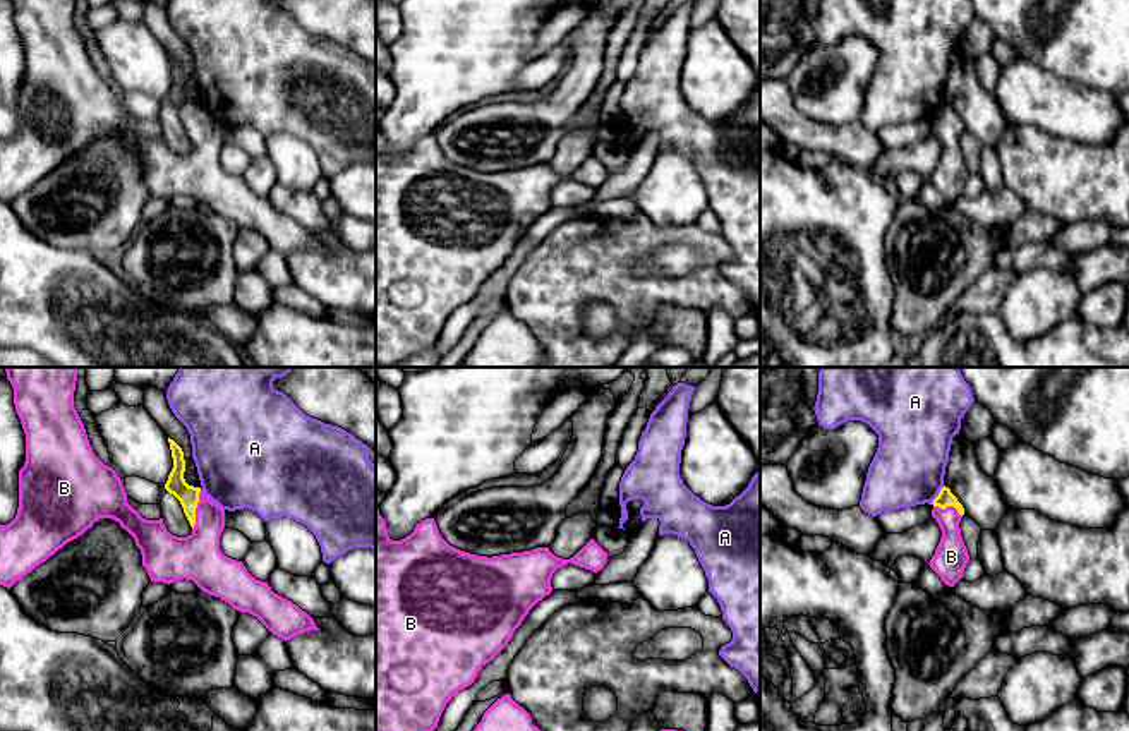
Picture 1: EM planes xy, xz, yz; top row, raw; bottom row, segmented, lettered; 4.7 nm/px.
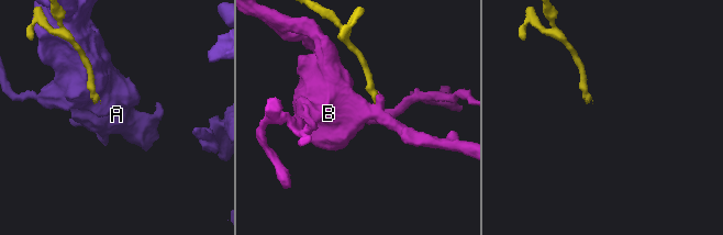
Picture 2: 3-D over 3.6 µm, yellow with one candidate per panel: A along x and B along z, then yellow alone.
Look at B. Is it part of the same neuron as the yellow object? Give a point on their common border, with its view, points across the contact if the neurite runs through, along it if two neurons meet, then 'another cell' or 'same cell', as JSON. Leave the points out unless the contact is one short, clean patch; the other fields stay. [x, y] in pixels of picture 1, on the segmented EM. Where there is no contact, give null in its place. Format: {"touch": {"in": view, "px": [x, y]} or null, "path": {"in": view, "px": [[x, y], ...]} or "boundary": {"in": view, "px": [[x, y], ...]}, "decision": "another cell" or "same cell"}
{"touch": {"in": "xy", "px": [194, 510]}, "decision": "same cell"}

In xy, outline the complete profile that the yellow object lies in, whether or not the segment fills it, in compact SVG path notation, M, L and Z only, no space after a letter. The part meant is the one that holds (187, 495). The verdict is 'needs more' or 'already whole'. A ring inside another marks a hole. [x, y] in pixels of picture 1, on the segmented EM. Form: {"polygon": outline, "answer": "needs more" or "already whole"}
{"polygon": "M5 367L5 372L14 388L15 412L26 434L26 462L19 470L17 515L10 523L0 525L0 585L10 589L67 542L82 535L94 522L112 518L134 537L151 582L170 585L180 578L192 580L202 592L220 597L240 613L256 616L285 642L319 630L297 604L275 594L268 582L256 580L242 561L221 553L220 535L225 529L225 511L201 487L185 482L184 451L173 439L168 438L173 468L165 489L184 508L192 527L192 534L187 537L172 535L163 518L142 518L127 503L127 492L117 472L94 455L74 407L77 367Z", "answer": "needs more"}

